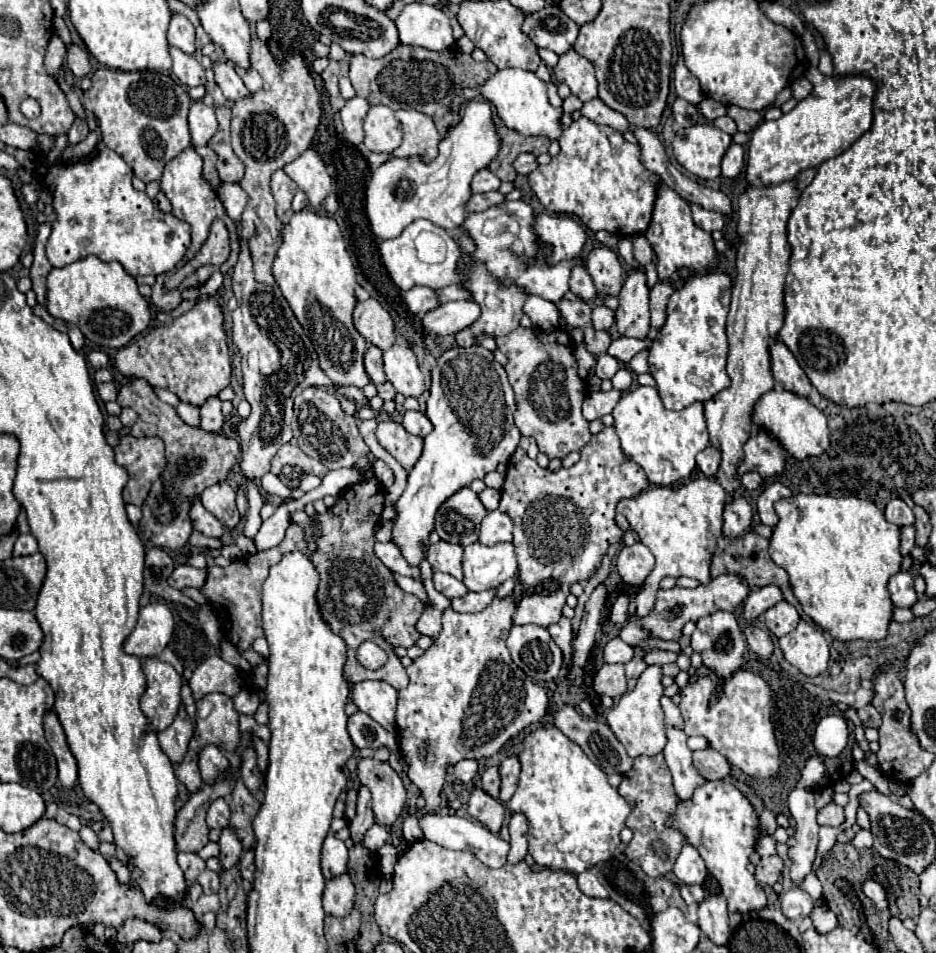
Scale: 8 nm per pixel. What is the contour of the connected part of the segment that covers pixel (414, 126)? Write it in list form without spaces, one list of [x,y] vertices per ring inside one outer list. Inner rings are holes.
[[[398,110],[396,118],[402,122],[404,128],[404,140],[402,144],[392,152],[396,158],[432,158],[438,152],[440,134],[432,122],[432,118],[424,116],[418,110]]]

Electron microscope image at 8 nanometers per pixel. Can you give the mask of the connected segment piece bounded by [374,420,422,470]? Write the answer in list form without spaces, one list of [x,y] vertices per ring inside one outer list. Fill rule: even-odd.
[[[392,420],[378,422],[374,434],[380,446],[386,448],[406,470],[412,470],[422,456],[422,438],[408,434],[402,424],[396,424]]]

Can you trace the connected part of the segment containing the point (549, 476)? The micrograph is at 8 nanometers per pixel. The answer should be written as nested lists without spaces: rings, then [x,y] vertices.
[[[604,428],[600,434],[596,434],[582,450],[580,450],[580,462],[572,468],[560,468],[558,472],[550,472],[546,468],[540,468],[536,460],[528,458],[522,448],[514,452],[514,456],[508,462],[508,472],[504,486],[500,490],[500,510],[506,512],[514,522],[514,550],[520,564],[520,580],[544,580],[550,586],[550,594],[530,594],[524,596],[518,602],[514,624],[538,624],[548,628],[550,624],[558,622],[562,618],[562,608],[566,604],[566,596],[570,594],[568,588],[574,582],[584,582],[594,574],[598,568],[598,562],[602,560],[602,554],[612,542],[622,540],[622,530],[614,522],[614,510],[616,504],[622,498],[632,498],[648,488],[648,480],[644,476],[644,470],[638,464],[630,464],[622,458],[622,450],[618,446],[618,436],[612,428]]]

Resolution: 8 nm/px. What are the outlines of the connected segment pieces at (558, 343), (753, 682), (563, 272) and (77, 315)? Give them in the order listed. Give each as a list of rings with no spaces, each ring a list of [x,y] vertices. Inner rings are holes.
[[[518,326],[510,334],[498,336],[496,346],[508,356],[504,370],[516,394],[518,408],[514,420],[522,436],[534,436],[540,452],[548,458],[564,458],[568,452],[580,450],[592,438],[588,420],[582,416],[588,384],[578,376],[578,362],[570,336],[562,330],[540,332],[536,328]]]
[[[736,670],[730,678],[720,680],[716,674],[698,676],[696,682],[688,682],[682,692],[682,702],[678,704],[684,718],[684,730],[688,736],[704,736],[716,752],[720,752],[730,764],[740,768],[744,774],[754,778],[770,778],[780,768],[780,748],[772,724],[772,690],[758,674],[750,670]]]
[[[504,200],[498,206],[492,206],[484,212],[470,214],[462,226],[476,242],[474,258],[486,262],[488,270],[496,278],[504,280],[504,284],[524,286],[528,294],[536,294],[536,296],[542,296],[544,300],[556,302],[568,292],[570,266],[574,266],[574,262],[578,262],[578,260],[560,262],[558,266],[546,266],[542,260],[542,254],[546,254],[548,250],[546,248],[542,250],[538,246],[538,242],[530,230],[532,222],[534,222],[534,212],[526,202]]]
[[[86,256],[64,268],[52,268],[46,288],[48,312],[78,326],[100,348],[122,348],[150,324],[148,302],[140,296],[136,280],[118,262],[102,262],[96,256]]]

